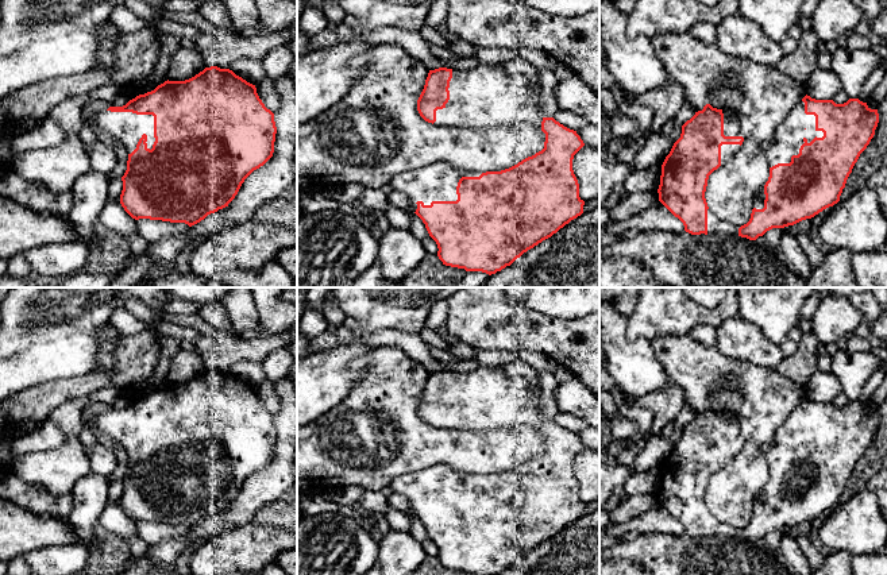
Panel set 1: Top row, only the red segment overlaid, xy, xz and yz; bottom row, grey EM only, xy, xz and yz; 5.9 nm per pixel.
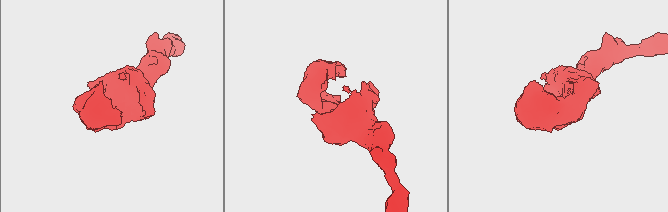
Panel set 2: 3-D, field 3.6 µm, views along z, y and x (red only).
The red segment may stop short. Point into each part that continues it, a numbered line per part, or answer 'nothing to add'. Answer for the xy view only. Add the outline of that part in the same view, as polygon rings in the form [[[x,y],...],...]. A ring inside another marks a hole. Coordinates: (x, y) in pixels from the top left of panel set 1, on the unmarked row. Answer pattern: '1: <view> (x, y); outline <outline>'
1: xy (127, 429); outline [[[103,413],[99,416],[96,427],[109,437],[119,441],[128,456],[136,451],[143,436],[147,437],[147,451],[151,452],[155,444],[153,417]]]

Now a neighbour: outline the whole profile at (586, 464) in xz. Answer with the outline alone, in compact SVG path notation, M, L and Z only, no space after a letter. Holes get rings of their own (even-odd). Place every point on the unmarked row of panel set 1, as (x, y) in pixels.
M585 447L572 462L572 472L579 486L579 499L585 505L599 498L599 451Z

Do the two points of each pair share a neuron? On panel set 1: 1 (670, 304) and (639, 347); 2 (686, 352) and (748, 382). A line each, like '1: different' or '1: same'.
1: different
2: same

